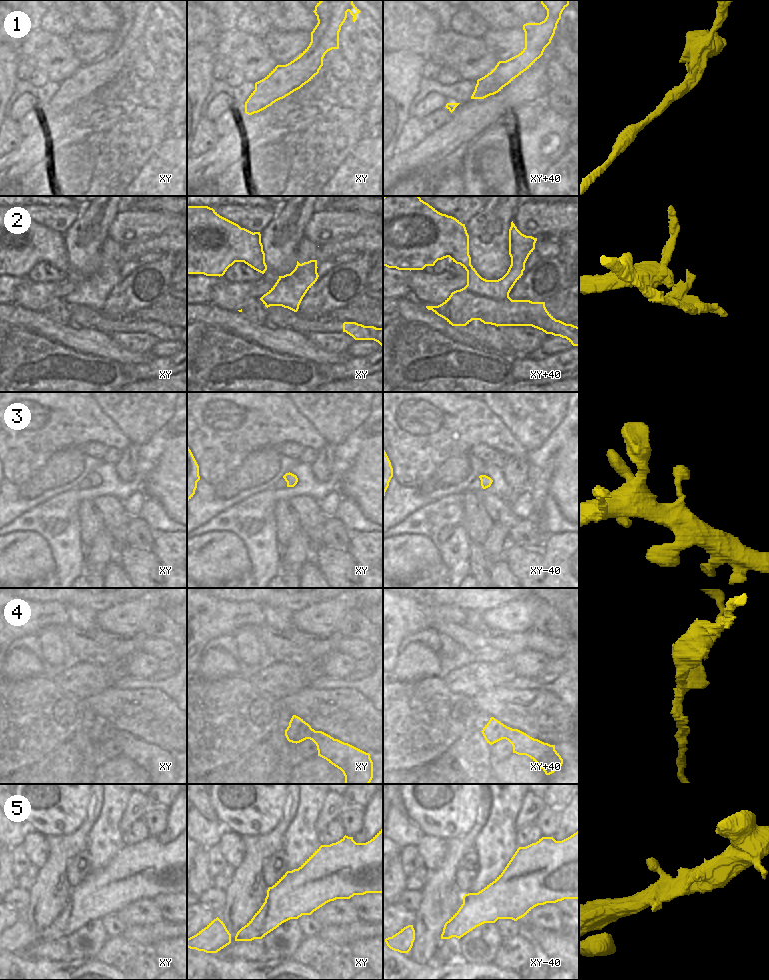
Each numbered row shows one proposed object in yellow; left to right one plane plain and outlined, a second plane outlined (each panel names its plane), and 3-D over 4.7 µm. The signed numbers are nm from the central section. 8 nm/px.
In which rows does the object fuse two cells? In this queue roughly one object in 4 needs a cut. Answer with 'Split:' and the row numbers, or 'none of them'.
Split: 2, 4

